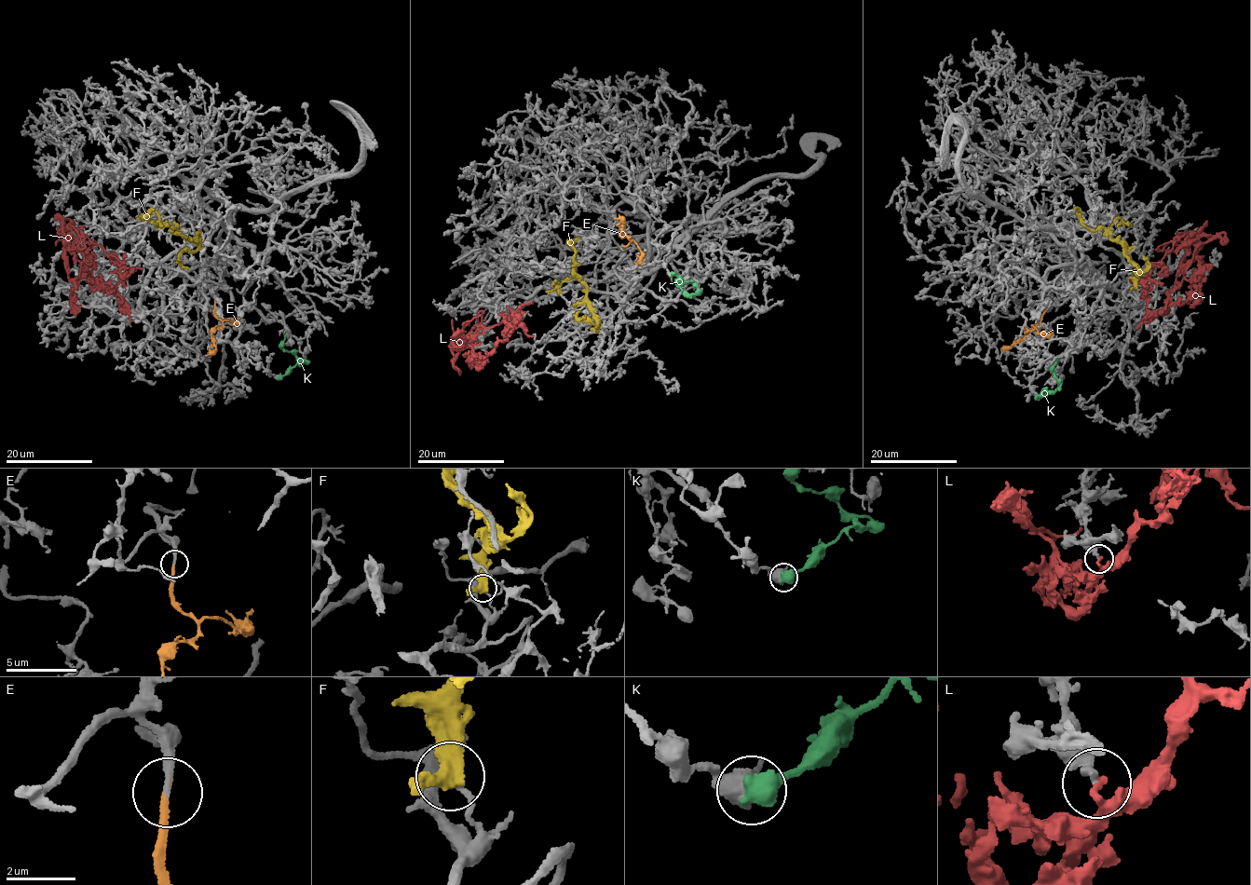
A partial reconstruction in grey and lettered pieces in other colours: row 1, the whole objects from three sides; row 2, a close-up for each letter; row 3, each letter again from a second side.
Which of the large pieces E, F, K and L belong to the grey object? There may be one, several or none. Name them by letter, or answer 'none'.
E

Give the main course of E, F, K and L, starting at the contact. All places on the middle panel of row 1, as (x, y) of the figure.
E: (624, 248), (630, 240), (620, 235), (624, 224), (615, 219)
F: (577, 320), (577, 317), (596, 322), (585, 302), (588, 292), (573, 272), (575, 251), (571, 244), (578, 237)
K: (672, 273), (685, 281), (692, 281), (698, 290), (686, 295), (677, 283), (683, 284)
L: (486, 351), (484, 356), (474, 355), (471, 359), (469, 343), (463, 347), (461, 344), (481, 321), (482, 313)

